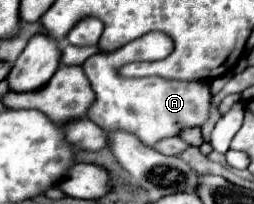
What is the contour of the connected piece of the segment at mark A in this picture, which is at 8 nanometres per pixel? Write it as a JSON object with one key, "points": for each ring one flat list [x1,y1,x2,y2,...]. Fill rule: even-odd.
{"points":[[152,32,146,34,110,54,96,54,92,58,88,58,82,68,90,80,90,86,94,90,94,102,88,108,88,118,98,124,102,130,126,130,126,132,134,132,146,146,154,146,156,142,164,140,164,138,172,138,178,136,182,130,186,128,200,128,206,120,208,120,208,112,210,112,210,104,212,104,212,92,210,92,210,84,208,82,180,82,180,80,166,80,166,78,124,78,118,74,118,68,122,68,124,64,136,62,136,58,164,58,174,50,174,42,170,36,162,34,162,32]]}

